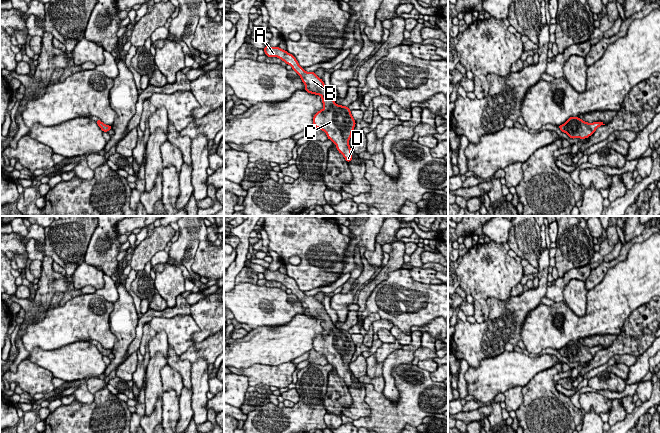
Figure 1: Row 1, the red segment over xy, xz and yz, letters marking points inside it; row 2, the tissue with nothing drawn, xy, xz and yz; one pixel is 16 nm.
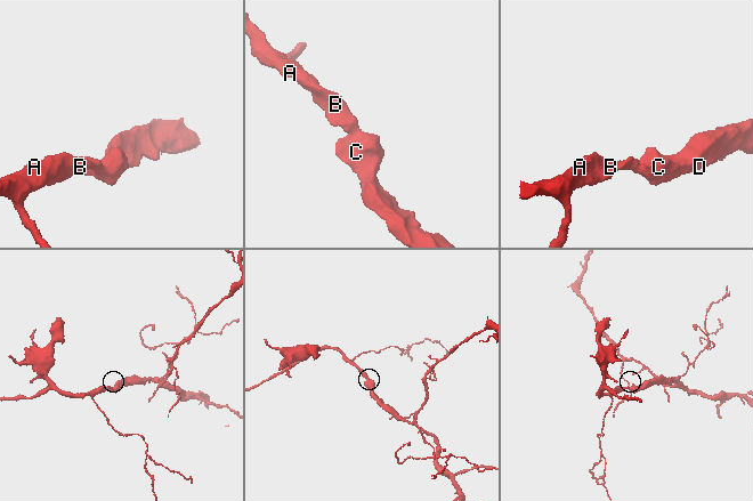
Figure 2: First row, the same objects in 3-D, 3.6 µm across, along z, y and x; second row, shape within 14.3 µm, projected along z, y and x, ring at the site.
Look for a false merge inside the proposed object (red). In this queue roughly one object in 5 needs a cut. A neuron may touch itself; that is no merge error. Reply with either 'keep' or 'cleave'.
keep

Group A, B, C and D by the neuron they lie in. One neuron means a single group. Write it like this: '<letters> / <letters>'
A B C D

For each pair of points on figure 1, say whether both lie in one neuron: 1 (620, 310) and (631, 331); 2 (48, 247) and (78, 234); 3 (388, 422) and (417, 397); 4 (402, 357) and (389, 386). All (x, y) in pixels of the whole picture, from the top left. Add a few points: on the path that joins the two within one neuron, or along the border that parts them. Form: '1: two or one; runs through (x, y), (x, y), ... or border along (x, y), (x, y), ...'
1: two; border along (642, 304), (631, 313), (621, 331), (615, 337)
2: one; runs through (55, 246), (63, 243), (71, 235)
3: one; runs through (395, 416), (399, 415), (410, 404)
4: one; runs through (394, 362), (388, 368), (388, 378)

